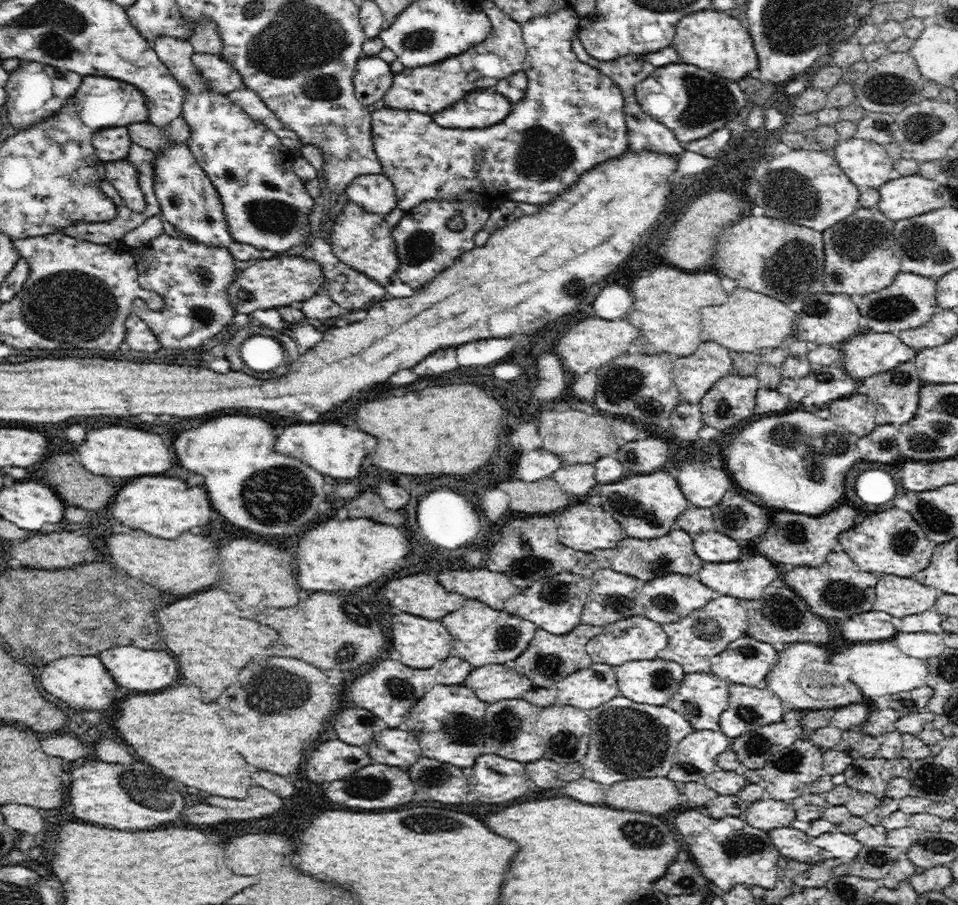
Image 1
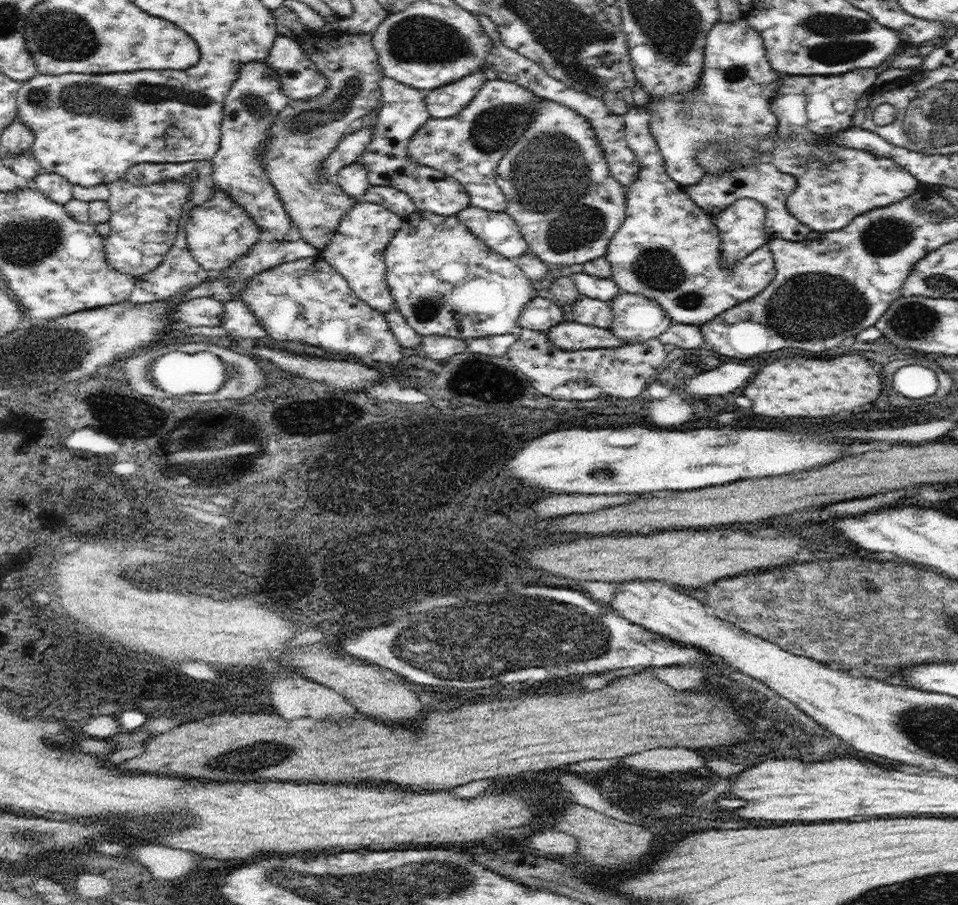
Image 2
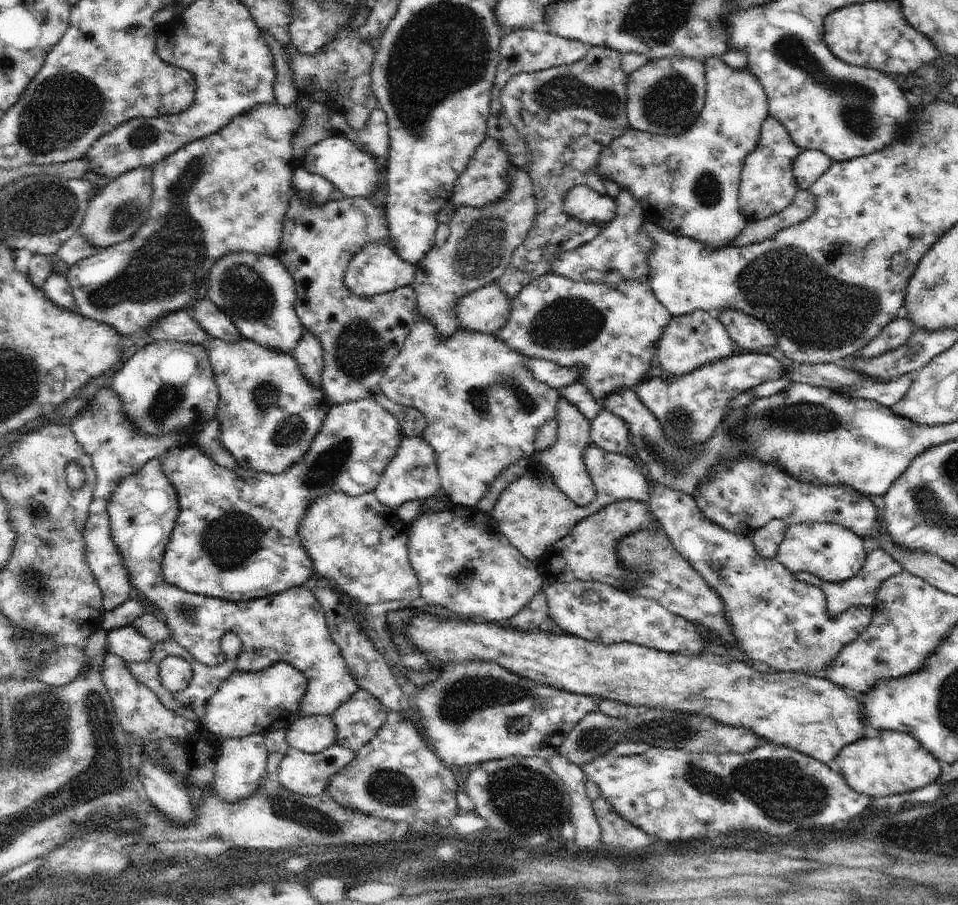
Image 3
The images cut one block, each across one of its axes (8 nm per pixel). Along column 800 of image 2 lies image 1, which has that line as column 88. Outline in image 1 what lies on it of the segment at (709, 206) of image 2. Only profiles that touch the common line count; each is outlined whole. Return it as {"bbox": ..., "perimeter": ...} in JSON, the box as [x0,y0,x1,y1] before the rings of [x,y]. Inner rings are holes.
{"bbox":[58,142,161,244],"perimeter":[[[134,142],[128,149],[128,155],[126,159],[130,161],[134,167],[136,167],[136,170],[138,171],[140,189],[142,190],[142,193],[145,194],[145,201],[147,205],[142,212],[130,210],[128,205],[124,203],[124,199],[122,199],[120,193],[118,193],[118,191],[114,188],[114,185],[105,178],[104,180],[100,180],[100,182],[98,182],[98,187],[100,187],[102,192],[104,192],[106,196],[110,197],[112,202],[114,202],[114,205],[116,205],[116,216],[114,216],[114,220],[108,220],[108,222],[87,222],[84,220],[76,221],[76,224],[70,224],[70,226],[66,226],[66,228],[60,228],[58,232],[76,239],[87,240],[95,244],[110,244],[111,240],[124,238],[127,232],[138,228],[138,226],[140,226],[147,218],[150,218],[155,214],[161,214],[160,203],[158,202],[154,188],[154,161],[156,155],[157,154],[152,152],[152,150],[148,150],[138,144],[134,144]]]}

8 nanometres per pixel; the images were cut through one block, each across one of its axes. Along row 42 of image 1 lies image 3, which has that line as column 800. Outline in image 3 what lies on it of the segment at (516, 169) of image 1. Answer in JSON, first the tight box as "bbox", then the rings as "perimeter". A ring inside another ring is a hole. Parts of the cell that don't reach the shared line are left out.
{"bbox":[775,523,866,583],"perimeter":[[[813,523],[788,527],[775,560],[794,575],[808,572],[821,580],[838,583],[858,574],[866,563],[866,556],[864,539],[852,530],[835,523]]]}

